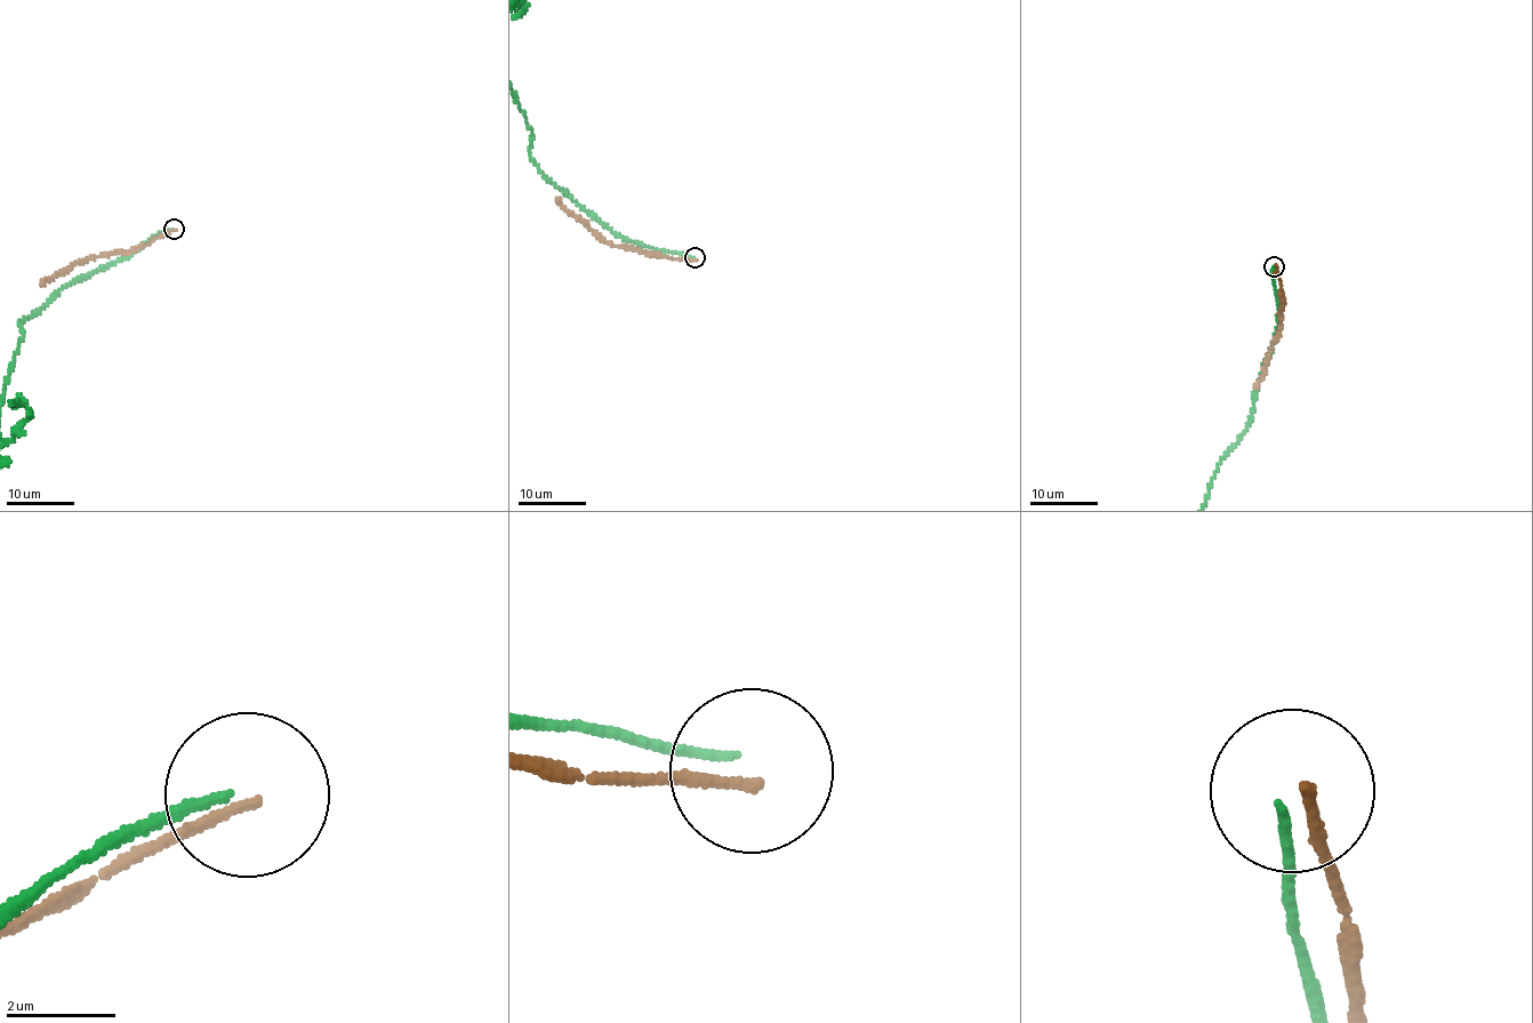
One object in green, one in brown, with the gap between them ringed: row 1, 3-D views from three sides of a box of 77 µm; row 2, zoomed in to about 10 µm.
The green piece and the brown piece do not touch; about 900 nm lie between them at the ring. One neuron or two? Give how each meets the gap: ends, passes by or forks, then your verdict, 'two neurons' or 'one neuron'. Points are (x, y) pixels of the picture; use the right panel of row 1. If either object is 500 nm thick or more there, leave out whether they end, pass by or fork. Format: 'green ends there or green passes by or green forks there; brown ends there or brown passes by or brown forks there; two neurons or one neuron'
green ends there; brown ends there; two neurons

